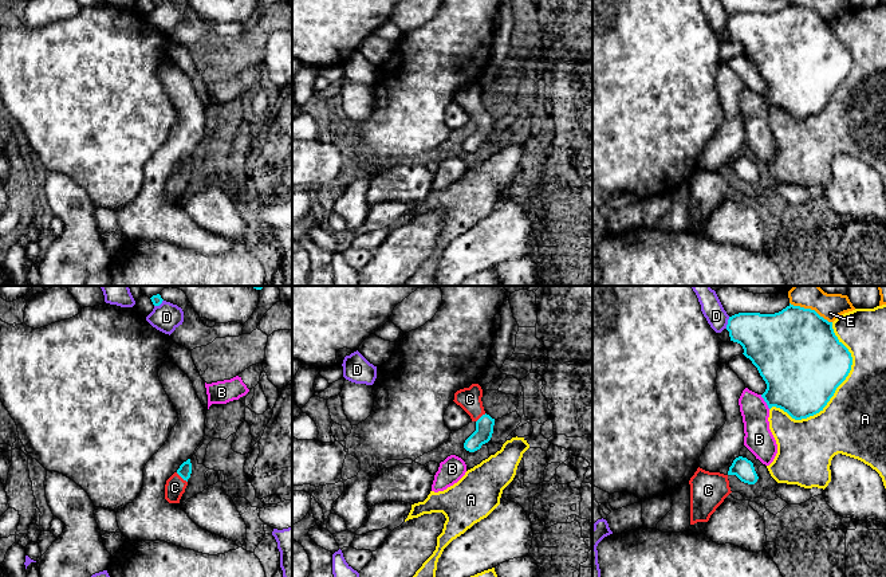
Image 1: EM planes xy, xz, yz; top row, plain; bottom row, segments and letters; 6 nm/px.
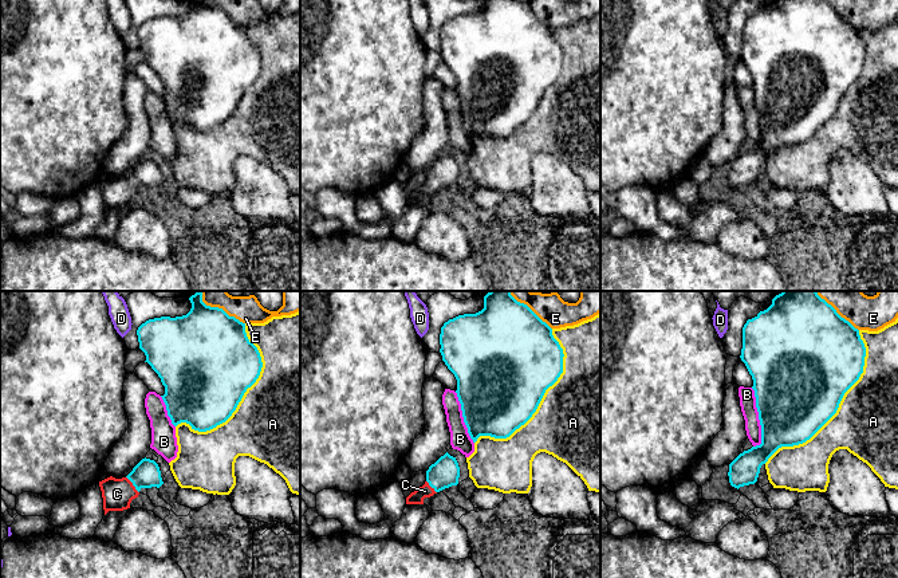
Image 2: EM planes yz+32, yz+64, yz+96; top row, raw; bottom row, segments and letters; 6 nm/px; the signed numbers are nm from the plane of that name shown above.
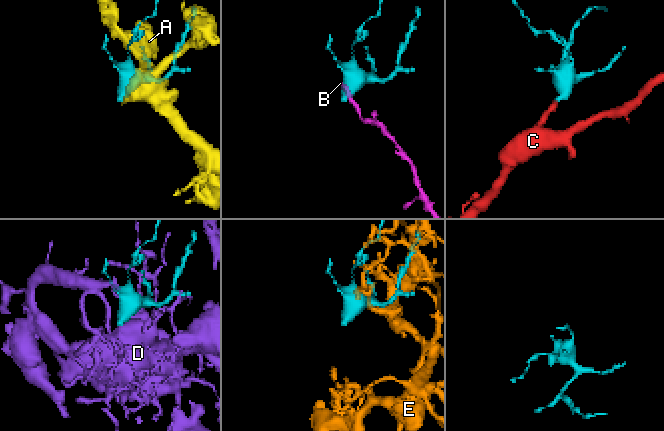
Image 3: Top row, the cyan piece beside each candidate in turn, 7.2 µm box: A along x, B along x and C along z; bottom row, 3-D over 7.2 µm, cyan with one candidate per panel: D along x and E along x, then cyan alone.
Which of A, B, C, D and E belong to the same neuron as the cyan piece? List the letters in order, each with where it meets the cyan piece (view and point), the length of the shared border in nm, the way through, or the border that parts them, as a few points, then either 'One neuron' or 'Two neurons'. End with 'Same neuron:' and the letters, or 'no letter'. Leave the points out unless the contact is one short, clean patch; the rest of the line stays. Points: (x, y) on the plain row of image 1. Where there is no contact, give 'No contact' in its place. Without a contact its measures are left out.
A: Touches cyan at yz (834, 91). Shared border 650 nm. Two neurons
B: Touches cyan at yz (764, 99). Shared border 110 nm. Two neurons
C: Touches cyan at xy (181, 176). Shared border 90 nm. Path across: xy (185, 168), (181, 176), (174, 187). One neuron
D: Touches cyan at yz (728, 22). Shared border 80 nm. Two neurons
E: Touches cyan at yz (810, 8). Shared border 280 nm. Two neurons
Same neuron: C

